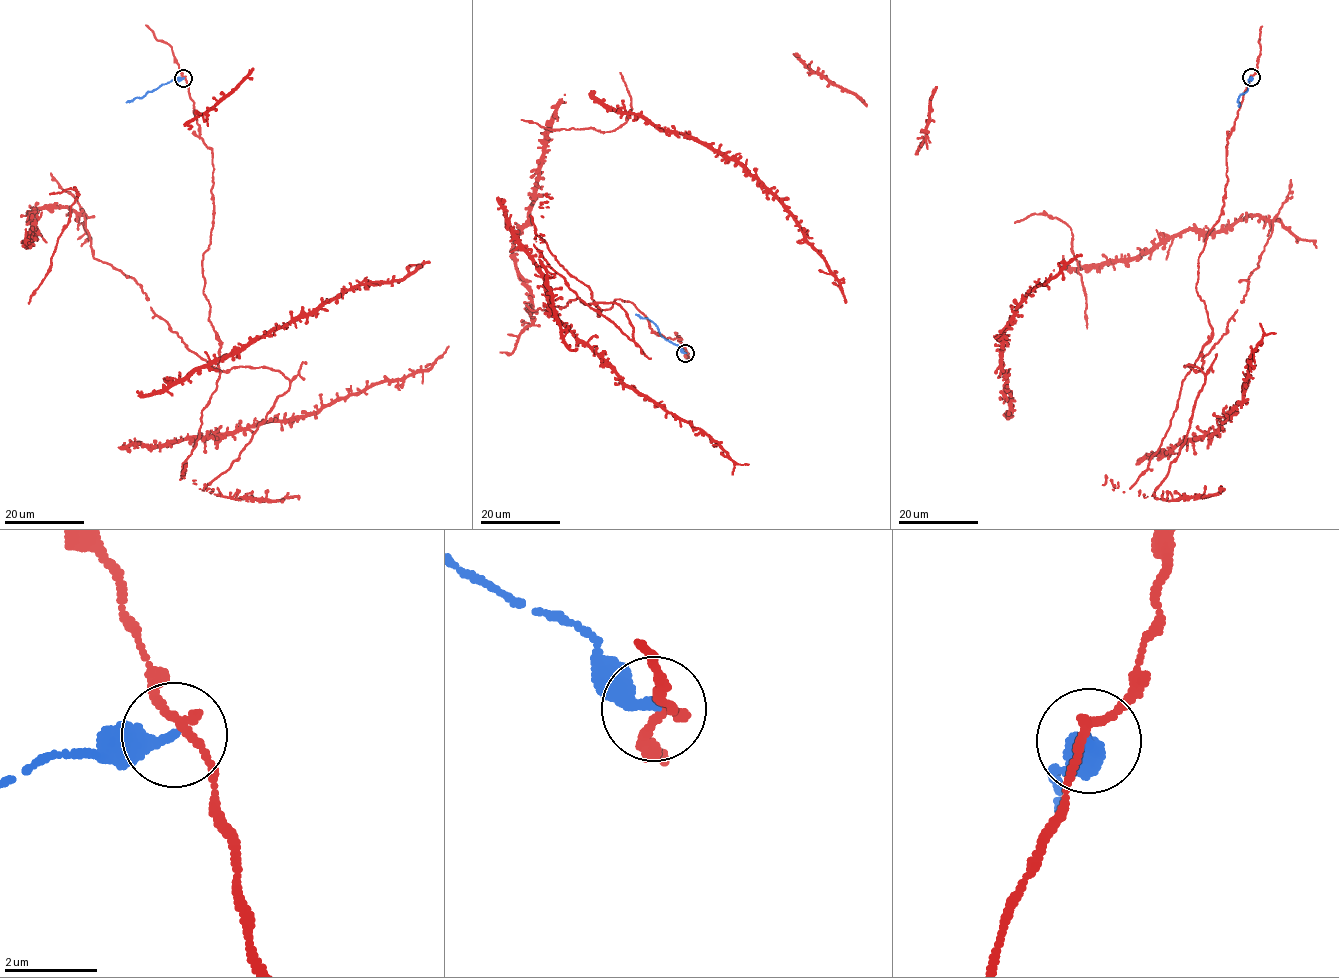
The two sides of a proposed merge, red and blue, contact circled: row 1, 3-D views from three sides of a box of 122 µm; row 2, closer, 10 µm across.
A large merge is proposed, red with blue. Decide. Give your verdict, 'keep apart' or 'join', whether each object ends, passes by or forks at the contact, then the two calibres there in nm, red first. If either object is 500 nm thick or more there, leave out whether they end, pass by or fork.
keep apart; red passes by; blue ends; calibres 160 and 320 nm

